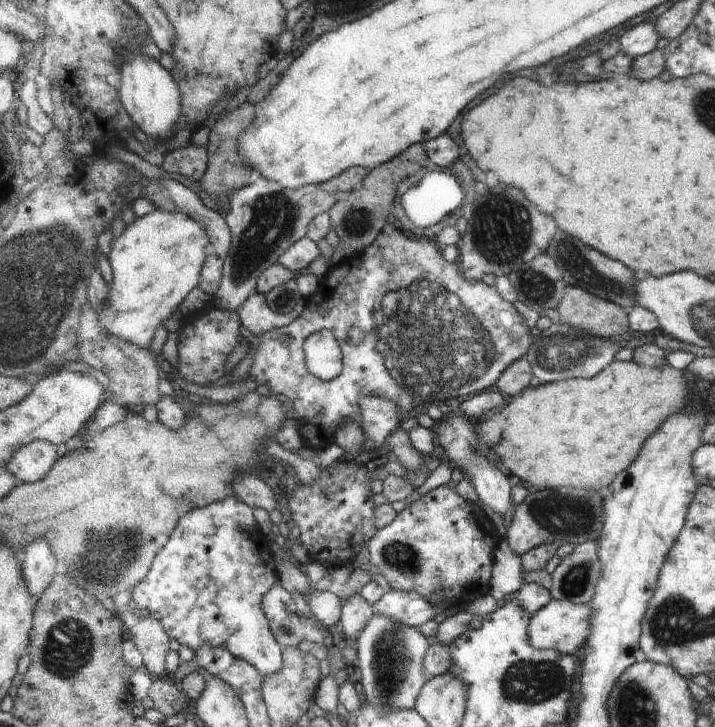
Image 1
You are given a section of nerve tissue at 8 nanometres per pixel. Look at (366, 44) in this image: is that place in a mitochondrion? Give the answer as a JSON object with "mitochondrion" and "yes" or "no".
{"mitochondrion":"no"}

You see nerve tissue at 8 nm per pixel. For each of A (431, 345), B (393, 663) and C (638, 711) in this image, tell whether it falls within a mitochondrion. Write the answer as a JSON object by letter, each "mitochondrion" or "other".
{"A":"mitochondrion","B":"mitochondrion","C":"mitochondrion"}

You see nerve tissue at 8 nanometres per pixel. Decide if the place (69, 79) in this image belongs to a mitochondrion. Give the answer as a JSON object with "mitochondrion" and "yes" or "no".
{"mitochondrion":"no"}

